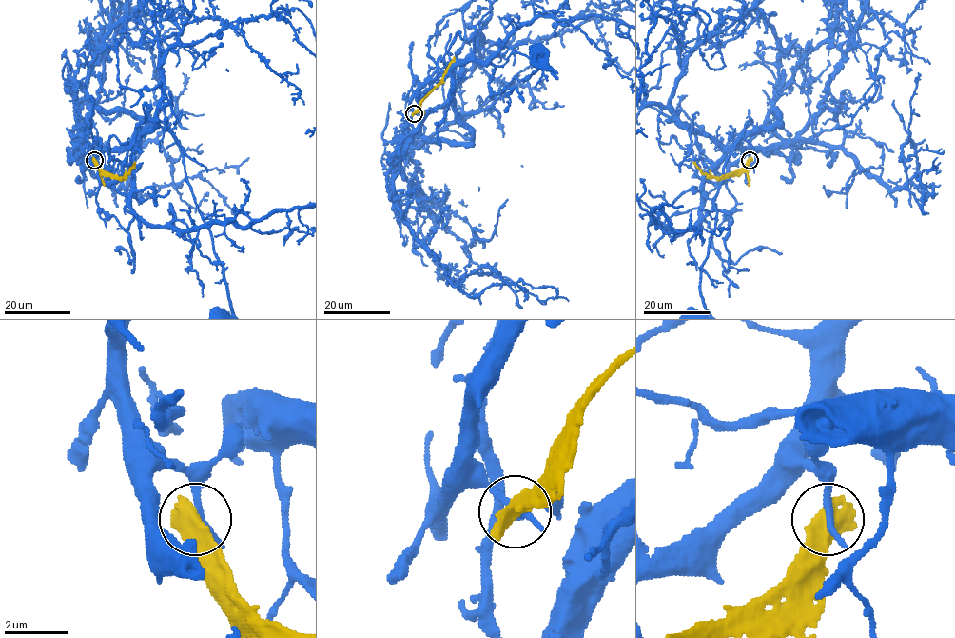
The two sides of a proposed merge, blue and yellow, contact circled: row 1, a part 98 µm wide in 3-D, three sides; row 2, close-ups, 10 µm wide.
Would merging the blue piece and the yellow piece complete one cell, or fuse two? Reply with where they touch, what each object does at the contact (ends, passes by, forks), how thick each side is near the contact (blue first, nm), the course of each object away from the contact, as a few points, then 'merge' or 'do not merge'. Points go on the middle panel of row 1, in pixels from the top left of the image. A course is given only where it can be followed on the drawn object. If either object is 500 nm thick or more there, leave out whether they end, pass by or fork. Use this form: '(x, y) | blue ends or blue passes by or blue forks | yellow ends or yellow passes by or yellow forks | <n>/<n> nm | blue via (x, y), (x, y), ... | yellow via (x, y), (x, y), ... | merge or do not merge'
(414, 113) | 280/750 nm | blue via (415, 112), (407, 112), (405, 146), (449, 102), (476, 113), (546, 64), (562, 83), (540, 58) | yellow via (415, 112), (455, 58) | do not merge

